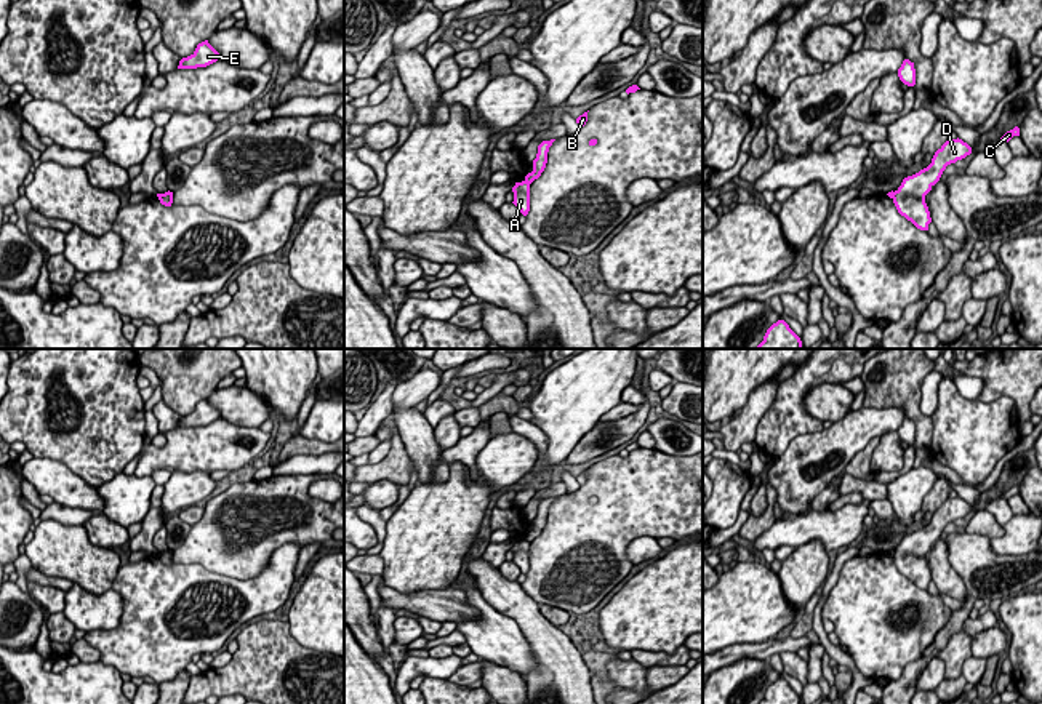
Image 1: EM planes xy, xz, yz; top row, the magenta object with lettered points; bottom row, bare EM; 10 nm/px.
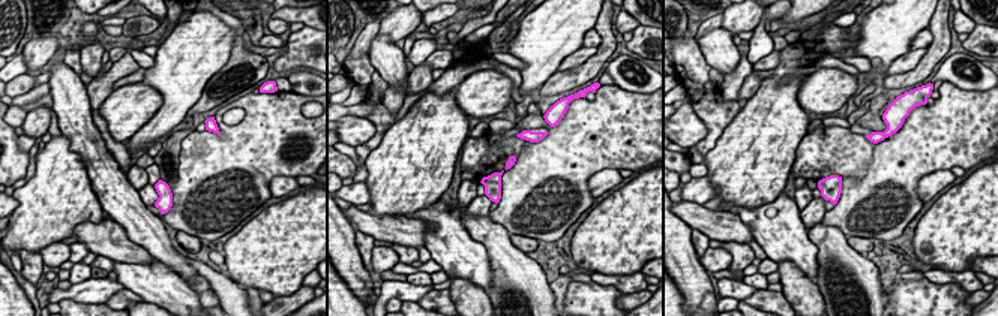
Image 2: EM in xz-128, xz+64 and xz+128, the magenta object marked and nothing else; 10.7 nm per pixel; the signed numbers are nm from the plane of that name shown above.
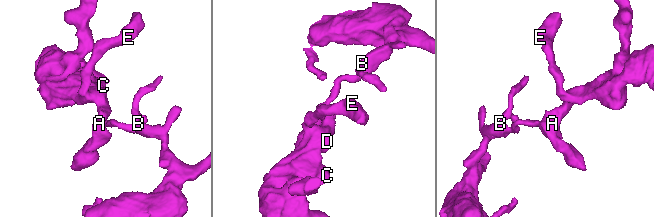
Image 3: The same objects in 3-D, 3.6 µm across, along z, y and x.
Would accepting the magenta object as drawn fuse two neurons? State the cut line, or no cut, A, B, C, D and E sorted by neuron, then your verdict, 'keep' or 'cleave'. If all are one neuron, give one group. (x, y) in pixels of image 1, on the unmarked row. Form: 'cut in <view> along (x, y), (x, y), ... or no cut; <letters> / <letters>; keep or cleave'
cut in xz along (524, 540), (529, 543); A C D E / B; cleave

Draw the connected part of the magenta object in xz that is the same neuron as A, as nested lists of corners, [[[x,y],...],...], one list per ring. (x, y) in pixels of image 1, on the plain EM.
[[[525,539],[515,541],[512,550],[514,550],[512,562],[520,568],[523,574],[527,574],[530,570],[530,542]]]

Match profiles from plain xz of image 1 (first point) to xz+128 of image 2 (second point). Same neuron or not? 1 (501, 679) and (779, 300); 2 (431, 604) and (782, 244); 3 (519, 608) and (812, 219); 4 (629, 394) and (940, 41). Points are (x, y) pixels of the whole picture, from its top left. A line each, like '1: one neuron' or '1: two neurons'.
1: two neurons
2: two neurons
3: two neurons
4: two neurons

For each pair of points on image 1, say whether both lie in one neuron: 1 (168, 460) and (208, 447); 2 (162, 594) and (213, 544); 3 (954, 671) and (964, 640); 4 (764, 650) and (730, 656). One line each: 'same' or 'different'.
1: same
2: different
3: same
4: same

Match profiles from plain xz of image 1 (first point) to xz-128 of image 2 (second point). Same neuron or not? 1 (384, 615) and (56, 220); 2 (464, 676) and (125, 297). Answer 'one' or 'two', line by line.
1: two
2: one

